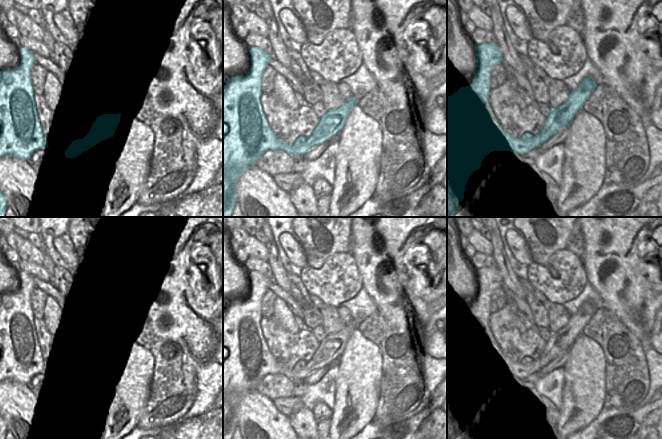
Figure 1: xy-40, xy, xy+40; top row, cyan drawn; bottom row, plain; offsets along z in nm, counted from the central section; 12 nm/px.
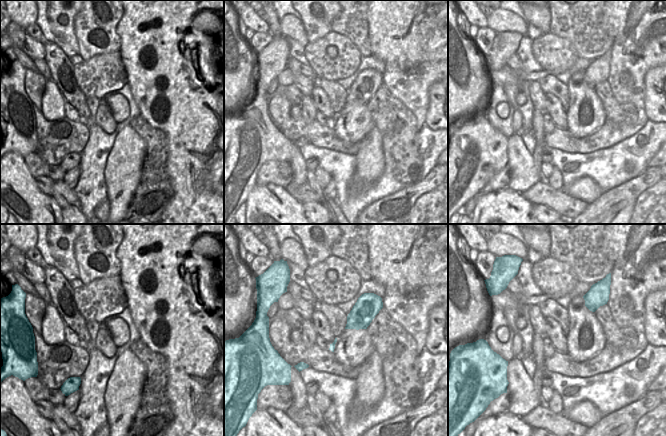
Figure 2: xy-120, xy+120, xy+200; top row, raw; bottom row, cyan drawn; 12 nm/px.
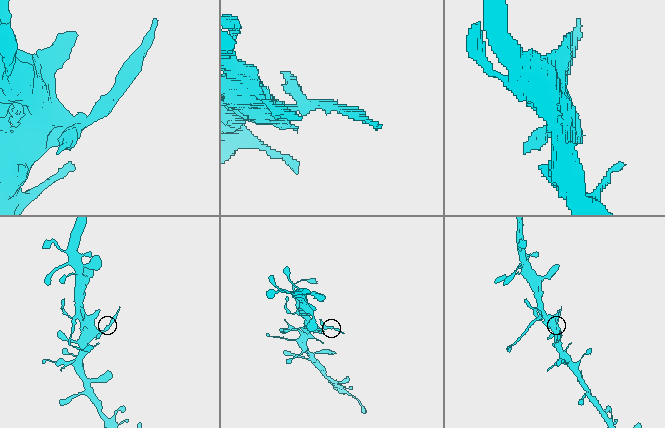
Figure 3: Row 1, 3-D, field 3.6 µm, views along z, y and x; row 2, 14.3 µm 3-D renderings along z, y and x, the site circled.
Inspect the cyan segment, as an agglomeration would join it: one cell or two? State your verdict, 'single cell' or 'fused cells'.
fused cells

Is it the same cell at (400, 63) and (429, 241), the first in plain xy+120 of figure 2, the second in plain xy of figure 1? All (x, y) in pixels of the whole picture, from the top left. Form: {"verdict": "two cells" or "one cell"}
{"verdict": "two cells"}

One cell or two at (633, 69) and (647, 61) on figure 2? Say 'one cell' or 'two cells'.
one cell

